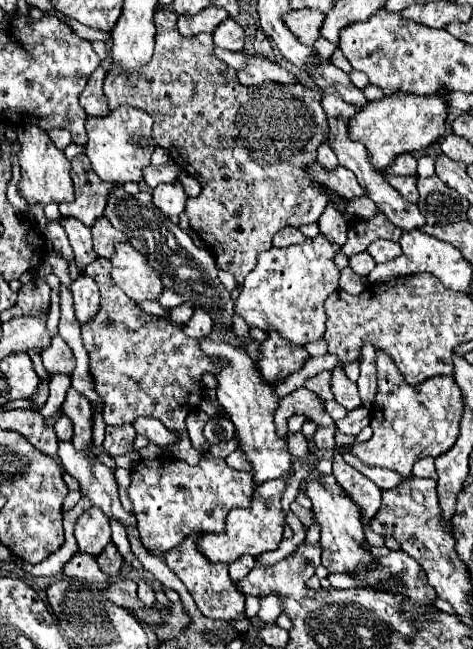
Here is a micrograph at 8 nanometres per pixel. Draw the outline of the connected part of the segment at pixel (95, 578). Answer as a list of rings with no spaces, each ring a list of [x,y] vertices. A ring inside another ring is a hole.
[[[75,554],[63,566],[63,572],[71,578],[83,578],[83,580],[89,580],[89,582],[95,582],[95,584],[109,580],[109,576],[97,566],[97,560],[91,554]]]

